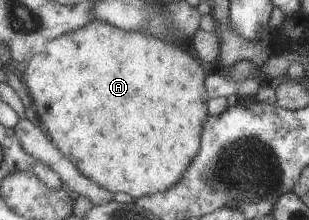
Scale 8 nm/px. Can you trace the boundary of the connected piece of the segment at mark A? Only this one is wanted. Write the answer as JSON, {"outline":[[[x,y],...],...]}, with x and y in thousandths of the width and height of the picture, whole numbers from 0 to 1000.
{"outline":[[[307,86],[288,100],[282,118],[243,136],[243,145],[165,182],[152,200],[152,227],[139,245],[113,255],[87,291],[78,359],[87,382],[84,405],[107,455],[107,491],[120,532],[133,550],[139,586],[191,673],[194,691],[204,691],[282,809],[307,818],[327,855],[353,864],[359,882],[388,877],[414,886],[427,909],[437,909],[453,895],[534,873],[560,836],[573,836],[573,818],[586,818],[586,791],[605,782],[612,736],[638,700],[650,582],[657,582],[657,555],[663,555],[663,536],[673,527],[667,473],[673,445],[660,400],[667,323],[667,309],[650,300],[638,273],[625,273],[612,245],[583,227],[547,186],[521,182],[521,173],[505,173],[453,141],[405,145],[362,118],[353,100]]]}

